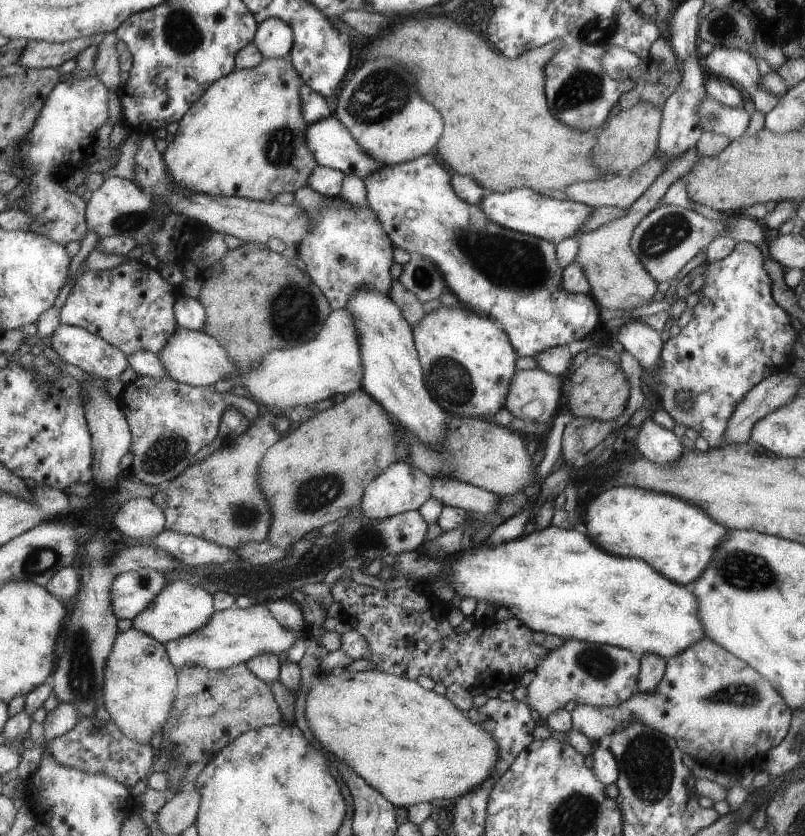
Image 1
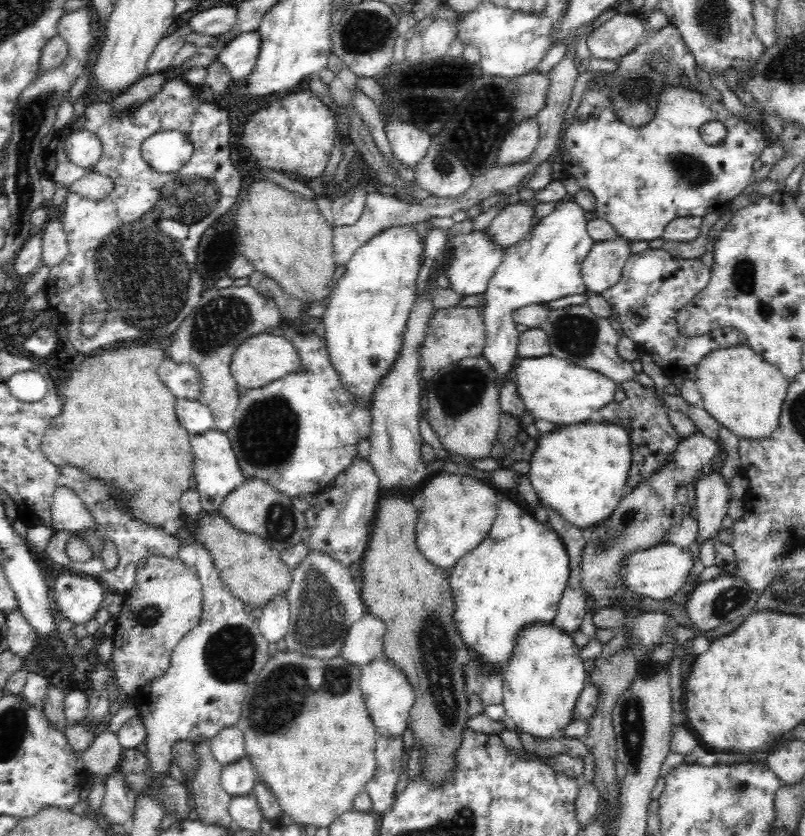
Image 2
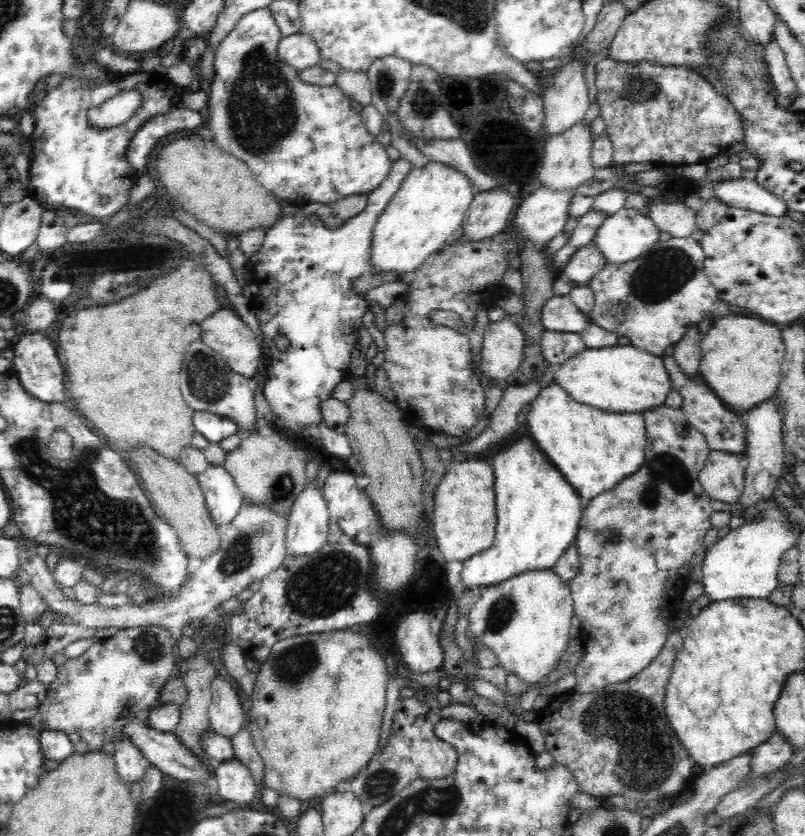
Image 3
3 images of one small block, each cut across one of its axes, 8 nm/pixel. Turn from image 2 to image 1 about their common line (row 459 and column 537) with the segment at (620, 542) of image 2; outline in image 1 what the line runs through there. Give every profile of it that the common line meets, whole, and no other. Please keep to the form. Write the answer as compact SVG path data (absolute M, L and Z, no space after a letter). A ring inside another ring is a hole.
M577 638L565 639L563 644L551 650L533 670L533 679L525 687L526 705L535 710L541 719L553 710L563 709L571 701L591 706L617 706L637 692L639 680L639 656L625 648L583 642Z

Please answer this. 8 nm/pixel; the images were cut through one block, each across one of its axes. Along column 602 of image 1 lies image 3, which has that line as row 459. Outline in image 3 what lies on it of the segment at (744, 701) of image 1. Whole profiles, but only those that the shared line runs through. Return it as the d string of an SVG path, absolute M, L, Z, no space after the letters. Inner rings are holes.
M710 451L708 458L699 472L698 480L705 489L705 493L711 500L718 500L726 504L735 503L744 490L745 469L742 459L736 457L733 453Z

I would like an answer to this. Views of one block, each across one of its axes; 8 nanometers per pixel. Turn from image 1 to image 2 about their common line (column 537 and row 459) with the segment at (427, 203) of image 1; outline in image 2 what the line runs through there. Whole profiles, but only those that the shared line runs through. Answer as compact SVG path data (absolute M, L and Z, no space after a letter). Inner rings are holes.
M285 318L280 320L278 327L282 331L281 336L297 349L302 364L296 372L289 372L265 387L246 391L239 396L233 416L234 424L227 435L244 477L262 479L290 498L298 495L309 502L325 489L335 488L336 476L345 472L345 468L358 455L358 443L362 438L368 438L371 432L371 407L358 406L354 398L346 394L338 369L330 362L326 342L315 334L315 330L310 330L305 323L292 323Z

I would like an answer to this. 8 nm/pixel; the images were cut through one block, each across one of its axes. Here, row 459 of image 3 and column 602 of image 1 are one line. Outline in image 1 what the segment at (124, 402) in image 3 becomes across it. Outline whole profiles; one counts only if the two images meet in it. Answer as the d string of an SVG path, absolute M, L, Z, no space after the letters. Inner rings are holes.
M447 16L409 18L393 32L373 42L369 58L385 54L399 58L417 74L417 88L441 114L445 114L445 134L440 134L433 152L453 173L475 179L487 192L502 193L512 188L525 187L539 194L549 195L555 190L563 191L573 183L604 178L603 170L589 162L589 150L596 144L595 131L579 132L549 114L543 94L543 66L557 50L557 42L538 45L517 58L503 58L499 52L487 48L487 44L473 32L465 32Z

